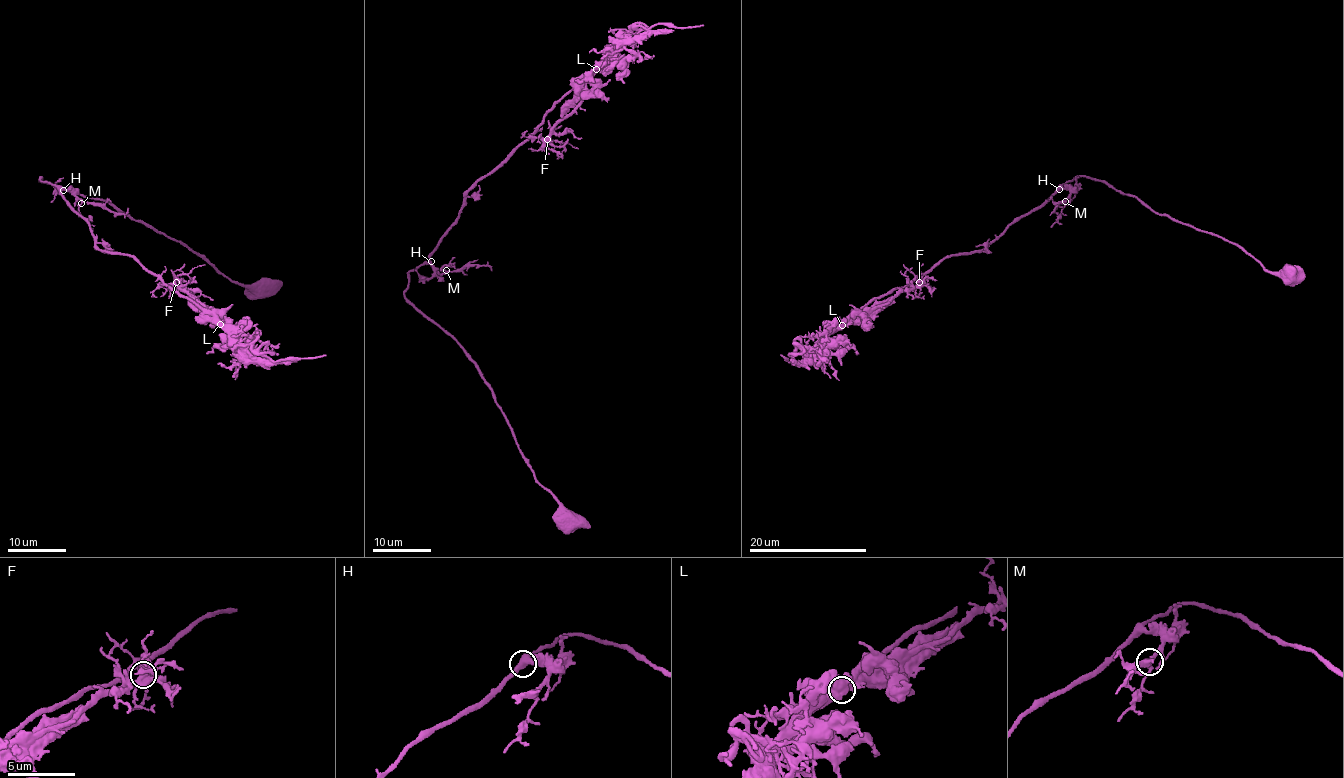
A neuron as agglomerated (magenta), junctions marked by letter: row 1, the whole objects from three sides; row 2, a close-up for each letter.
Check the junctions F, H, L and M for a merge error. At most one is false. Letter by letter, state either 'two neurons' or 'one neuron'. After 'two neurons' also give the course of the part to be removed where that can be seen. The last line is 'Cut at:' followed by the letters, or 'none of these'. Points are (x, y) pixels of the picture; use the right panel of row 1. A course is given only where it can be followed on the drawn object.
F: one neuron
H: one neuron
L: two neurons | (841, 325), (809, 355), (796, 363), (791, 359)
M: one neuron
Cut at: L

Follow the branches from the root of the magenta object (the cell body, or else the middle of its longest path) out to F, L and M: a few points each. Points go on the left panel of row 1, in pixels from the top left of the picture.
F: (261, 291), (232, 282), (107, 202), (40, 177), (100, 249), (134, 255), (159, 282), (176, 282)
L: (261, 291), (232, 282), (183, 243), (107, 202), (40, 177), (88, 225), (100, 249), (134, 255), (220, 324)
M: (261, 291), (232, 282), (183, 243), (107, 202), (59, 190), (40, 177), (41, 181), (65, 188), (81, 203)

